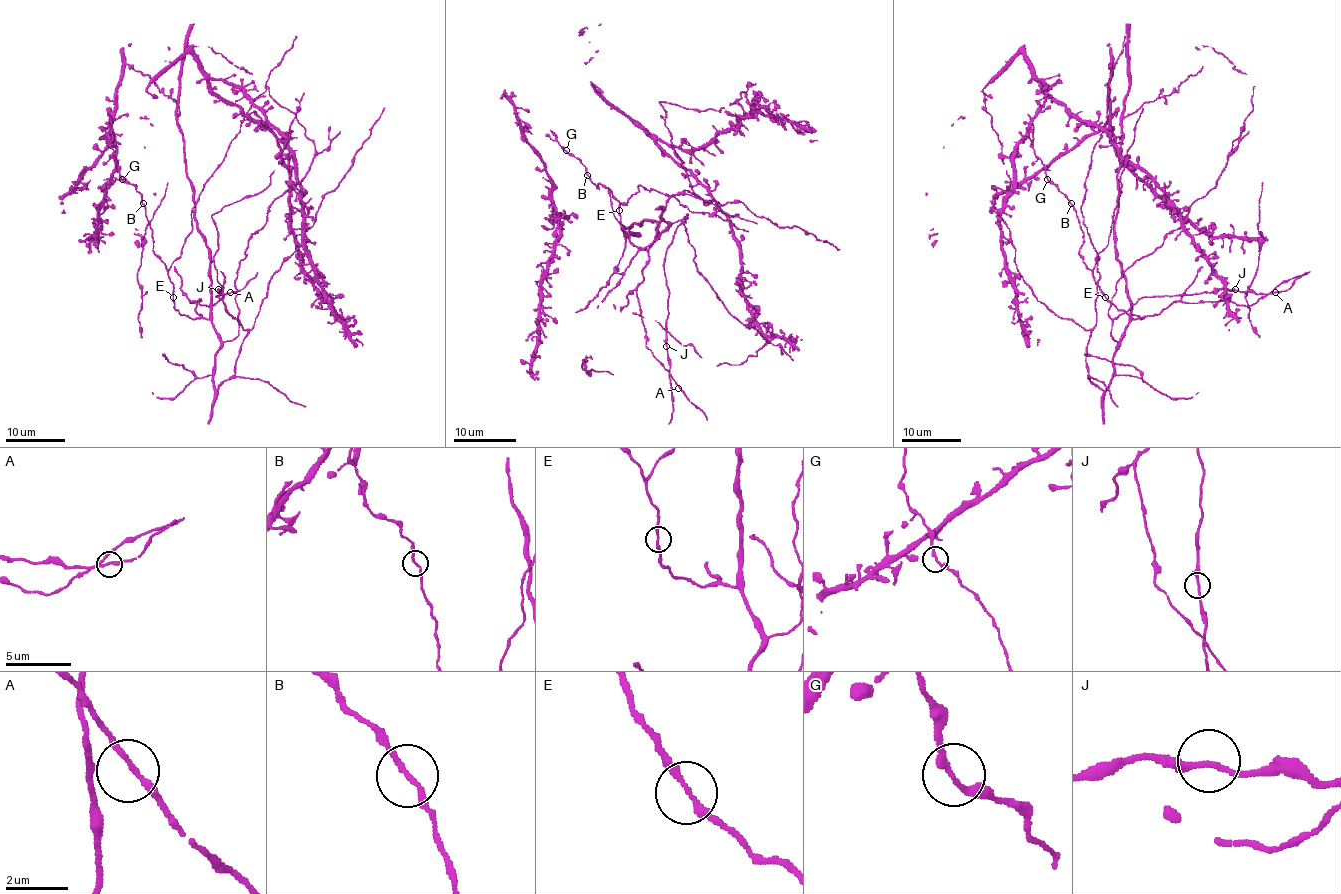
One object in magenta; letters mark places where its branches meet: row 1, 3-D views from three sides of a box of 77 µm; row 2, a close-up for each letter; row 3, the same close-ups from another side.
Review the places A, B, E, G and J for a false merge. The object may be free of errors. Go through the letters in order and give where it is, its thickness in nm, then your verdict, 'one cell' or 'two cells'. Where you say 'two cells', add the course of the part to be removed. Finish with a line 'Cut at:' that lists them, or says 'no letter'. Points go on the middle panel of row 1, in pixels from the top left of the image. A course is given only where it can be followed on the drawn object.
A: place (678, 388); calibre 180 nm; one cell
B: place (587, 175); calibre 160 nm; one cell
E: place (619, 210); calibre 200 nm; one cell
G: place (566, 150); calibre 180 nm; one cell
J: place (666, 346); calibre 190 nm; one cell
Cut at: no letter

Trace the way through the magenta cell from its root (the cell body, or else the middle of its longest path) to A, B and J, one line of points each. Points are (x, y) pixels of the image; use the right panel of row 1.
A: (1097, 257), (1093, 277), (1099, 289), (1118, 309), (1140, 319), (1174, 301), (1229, 300), (1252, 306), (1275, 292)
B: (1097, 257), (1097, 263), (1090, 270), (1079, 254), (1084, 231), (1070, 203)
J: (1097, 257), (1099, 289), (1140, 319), (1174, 301), (1252, 306), (1262, 295), (1235, 289)

